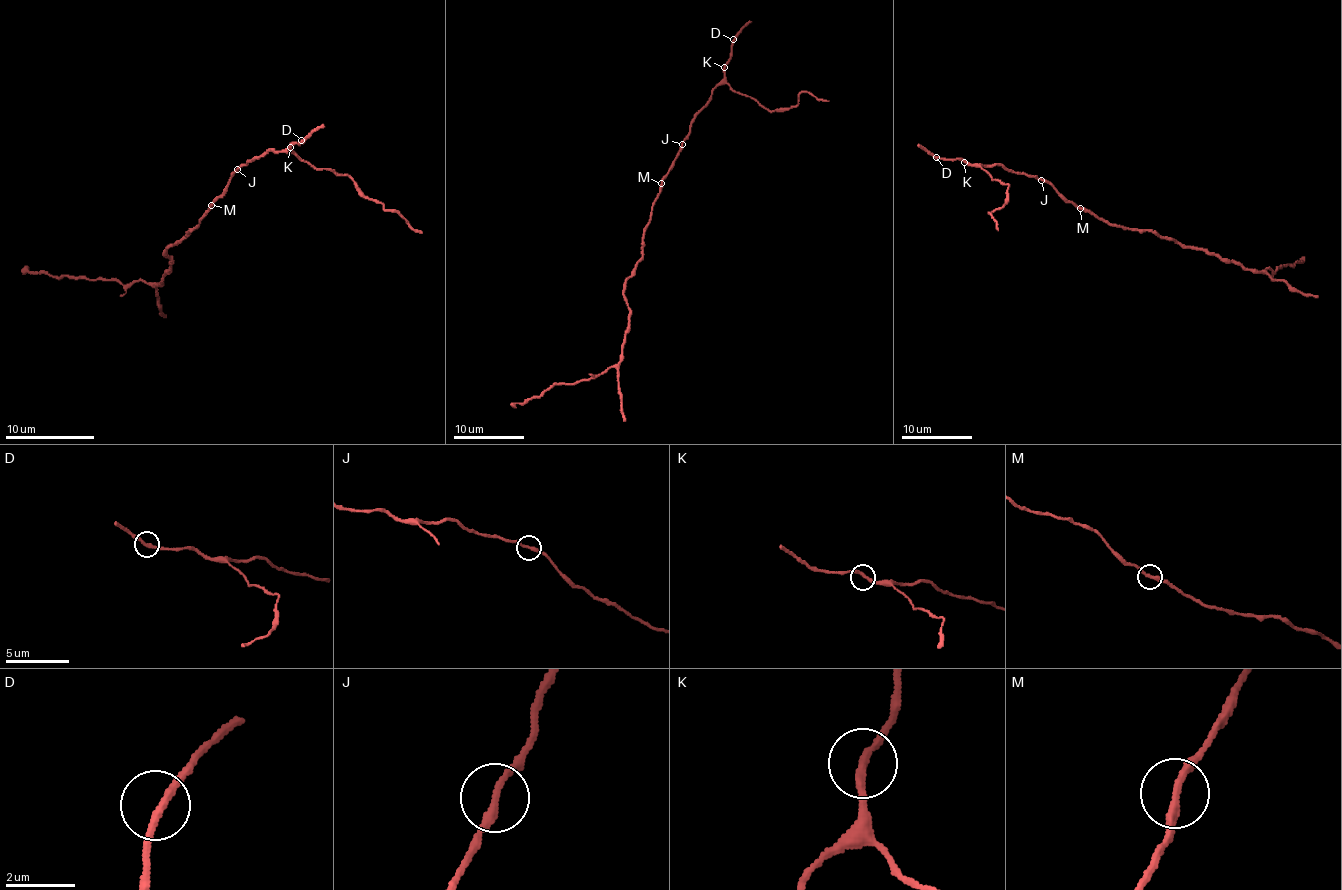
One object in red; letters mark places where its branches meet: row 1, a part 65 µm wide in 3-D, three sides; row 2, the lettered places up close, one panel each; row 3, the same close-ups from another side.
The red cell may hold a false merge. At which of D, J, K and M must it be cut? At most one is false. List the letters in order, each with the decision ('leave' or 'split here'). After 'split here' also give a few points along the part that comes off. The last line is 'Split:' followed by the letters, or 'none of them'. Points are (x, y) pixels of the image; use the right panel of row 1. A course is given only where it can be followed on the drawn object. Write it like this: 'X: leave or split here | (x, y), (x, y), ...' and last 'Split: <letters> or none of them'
D: leave
J: leave
K: leave
M: leave
Split: none of them

